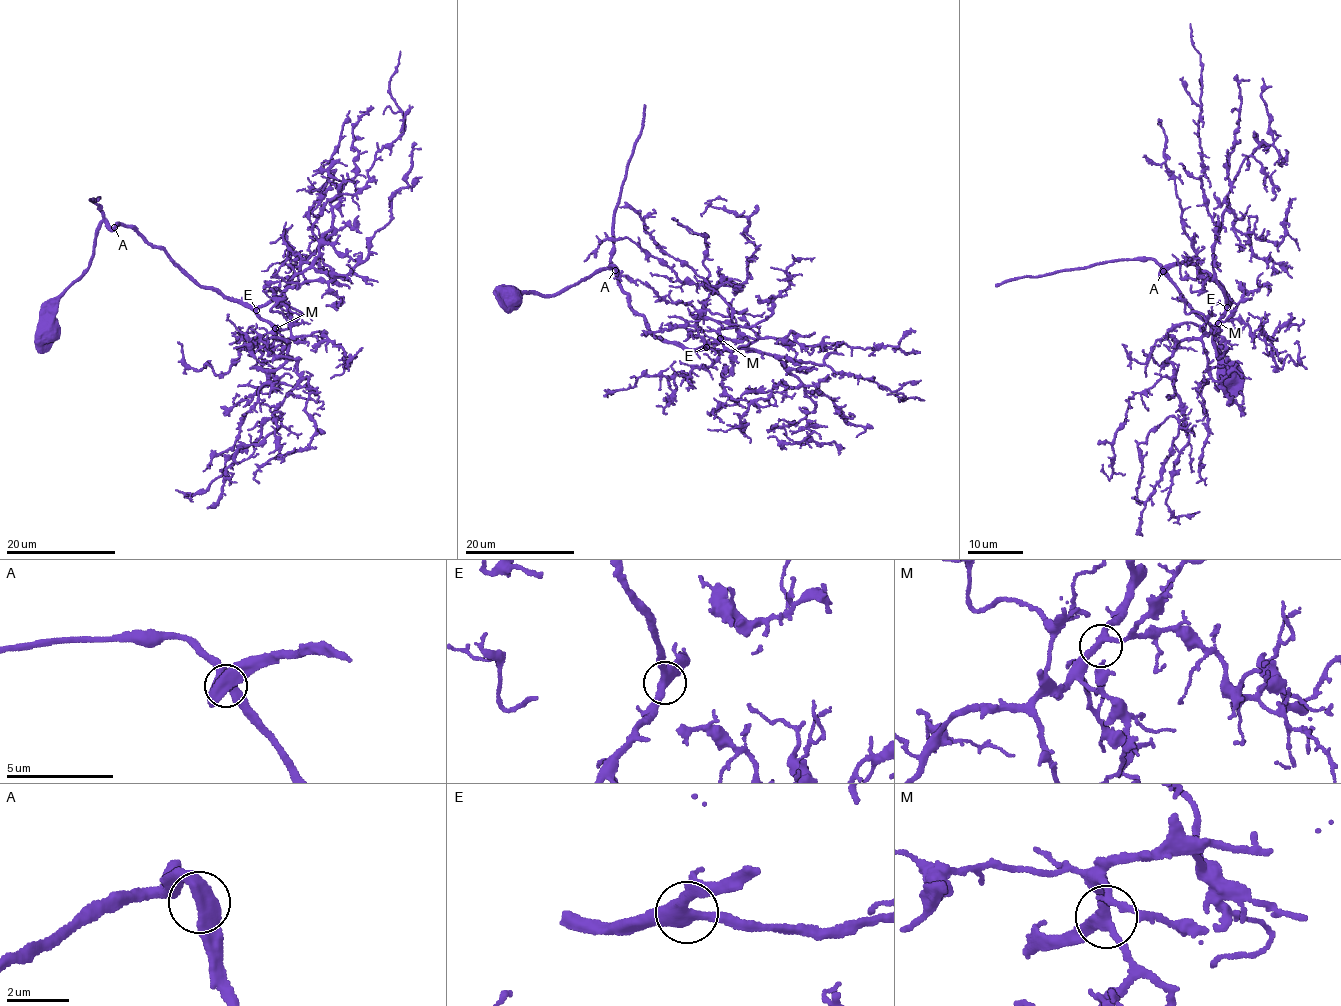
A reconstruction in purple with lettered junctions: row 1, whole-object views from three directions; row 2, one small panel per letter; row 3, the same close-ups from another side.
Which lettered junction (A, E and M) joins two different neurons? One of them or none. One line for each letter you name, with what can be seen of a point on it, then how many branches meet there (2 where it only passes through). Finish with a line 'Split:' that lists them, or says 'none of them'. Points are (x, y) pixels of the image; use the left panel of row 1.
Split: none of them

